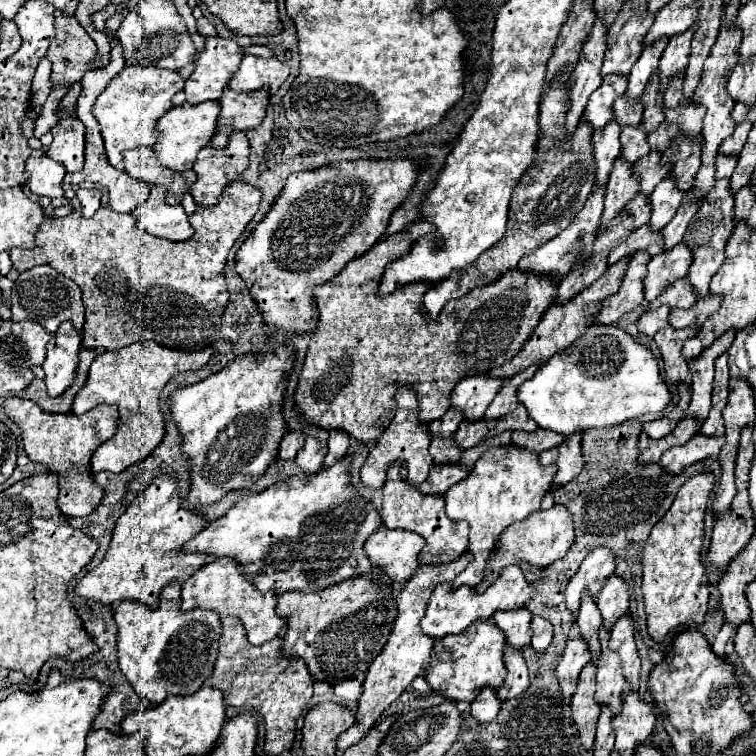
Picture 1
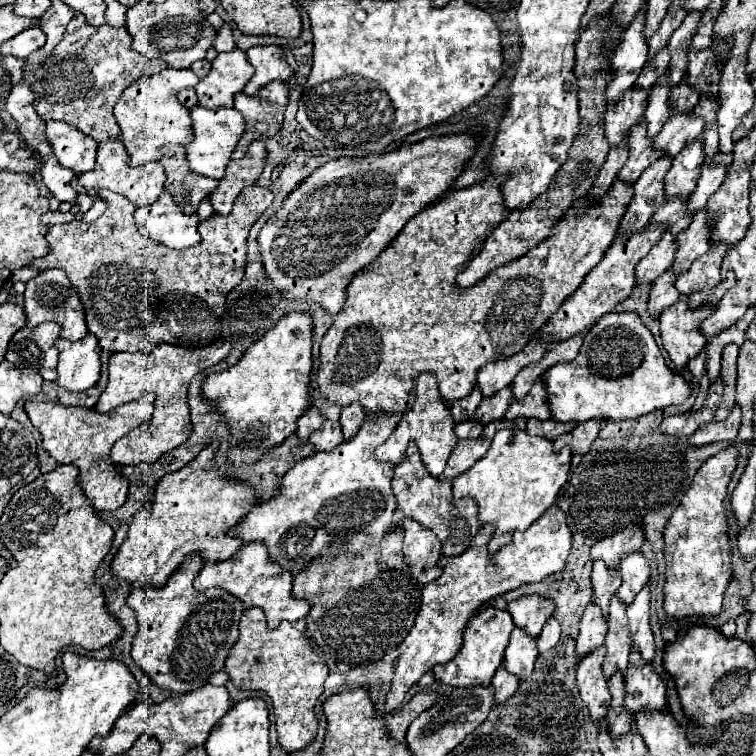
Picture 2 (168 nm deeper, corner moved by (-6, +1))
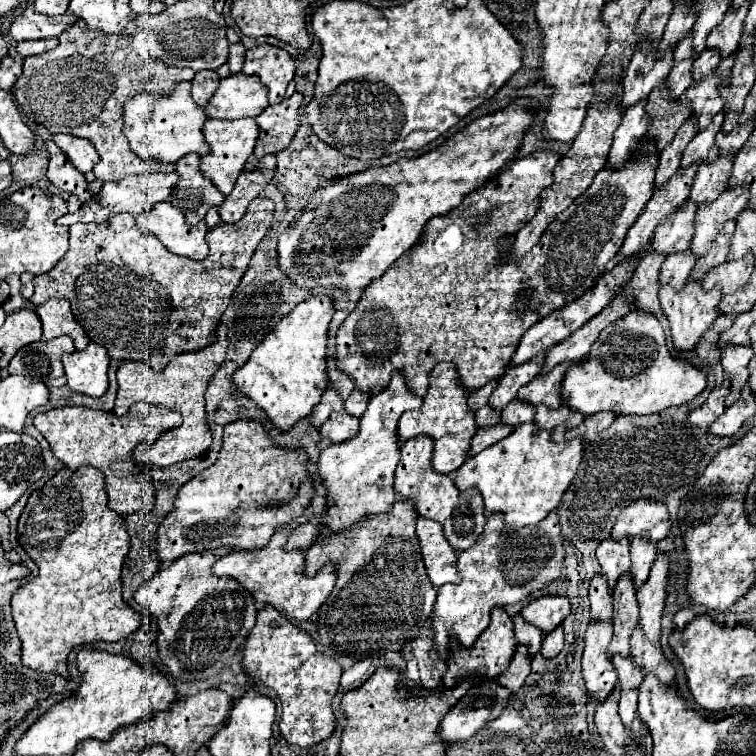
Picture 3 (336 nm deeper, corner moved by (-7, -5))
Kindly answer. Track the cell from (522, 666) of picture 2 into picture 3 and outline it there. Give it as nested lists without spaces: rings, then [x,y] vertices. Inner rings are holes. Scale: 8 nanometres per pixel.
[[[515,616],[513,624],[515,624],[517,642],[527,646],[529,648],[529,658],[533,658],[541,650],[541,640],[543,640],[541,630],[537,630],[533,624],[527,624],[521,616]]]

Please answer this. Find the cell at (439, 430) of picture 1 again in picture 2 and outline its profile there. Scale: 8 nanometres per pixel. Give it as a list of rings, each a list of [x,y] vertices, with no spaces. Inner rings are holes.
[[[474,388],[474,392],[472,392],[468,398],[458,400],[456,404],[452,404],[452,406],[450,406],[450,412],[452,412],[454,420],[456,420],[456,422],[472,420],[472,418],[474,418],[474,412],[476,412],[476,408],[478,408],[478,404],[480,404],[480,400],[482,400],[482,392],[480,392],[480,388]]]

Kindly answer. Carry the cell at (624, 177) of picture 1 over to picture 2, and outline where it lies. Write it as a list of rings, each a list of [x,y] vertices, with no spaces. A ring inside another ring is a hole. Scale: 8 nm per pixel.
[[[644,118],[636,124],[636,128],[632,128],[632,132],[628,136],[628,148],[630,148],[630,154],[628,154],[626,164],[618,172],[618,178],[632,184],[640,178],[644,168],[648,168],[654,160],[658,160],[662,156],[660,150],[654,150],[652,140],[648,140],[648,132],[644,128]]]

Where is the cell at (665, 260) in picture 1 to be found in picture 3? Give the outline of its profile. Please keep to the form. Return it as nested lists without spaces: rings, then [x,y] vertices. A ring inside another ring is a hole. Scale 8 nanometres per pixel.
[[[727,190],[715,202],[697,210],[695,236],[691,242],[691,252],[695,254],[695,258],[707,254],[707,250],[713,246],[713,240],[723,230],[725,222],[735,220],[745,206],[745,190]]]

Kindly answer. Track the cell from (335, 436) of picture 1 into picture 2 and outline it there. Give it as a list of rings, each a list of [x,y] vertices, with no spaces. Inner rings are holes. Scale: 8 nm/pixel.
[[[348,404],[348,408],[342,408],[340,424],[342,424],[346,440],[358,432],[362,420],[364,420],[364,408],[360,408],[360,404]]]

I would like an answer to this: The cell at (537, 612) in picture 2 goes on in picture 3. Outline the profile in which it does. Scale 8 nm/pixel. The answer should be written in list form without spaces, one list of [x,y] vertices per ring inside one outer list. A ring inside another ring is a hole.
[[[547,594],[523,606],[519,616],[525,622],[537,626],[543,634],[549,634],[553,628],[557,628],[565,620],[565,616],[569,616],[569,612],[571,612],[571,606],[565,596]]]

